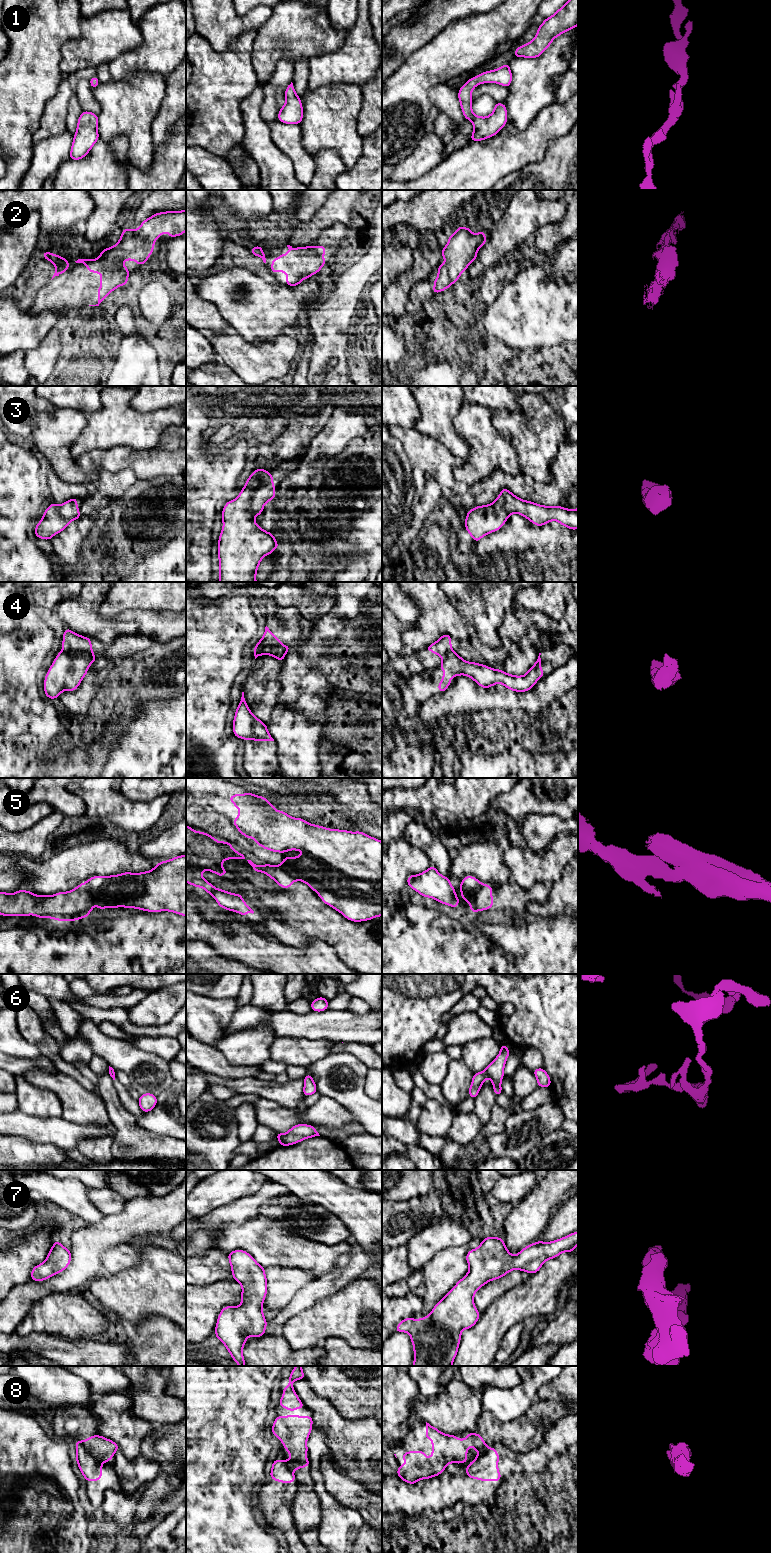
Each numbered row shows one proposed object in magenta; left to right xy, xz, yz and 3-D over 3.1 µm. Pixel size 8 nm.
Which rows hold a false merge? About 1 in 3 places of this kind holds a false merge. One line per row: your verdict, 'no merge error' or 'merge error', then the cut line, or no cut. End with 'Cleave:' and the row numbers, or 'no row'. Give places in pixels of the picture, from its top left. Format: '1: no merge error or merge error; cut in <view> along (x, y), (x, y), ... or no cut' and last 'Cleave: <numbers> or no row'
1: no merge error; no cut
2: no merge error; no cut
3: no merge error; no cut
4: merge error; cut in xy along (62, 650), (66, 652), (89, 652), (93, 655)
5: merge error; cut in yz along (481, 883), (470, 904)
6: no merge error; no cut
7: no merge error; no cut
8: merge error; cut in xy along (82, 1442), (84, 1447), (102, 1462)
Cleave: 4, 5, 8

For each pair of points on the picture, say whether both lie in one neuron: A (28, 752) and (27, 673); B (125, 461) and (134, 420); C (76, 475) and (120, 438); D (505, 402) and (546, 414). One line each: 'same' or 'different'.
A: same
B: different
C: different
D: different

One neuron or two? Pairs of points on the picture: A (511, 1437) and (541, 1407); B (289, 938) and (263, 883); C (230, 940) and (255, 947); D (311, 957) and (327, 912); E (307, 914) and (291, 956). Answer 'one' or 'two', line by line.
A: one
B: two
C: one
D: two
E: two

